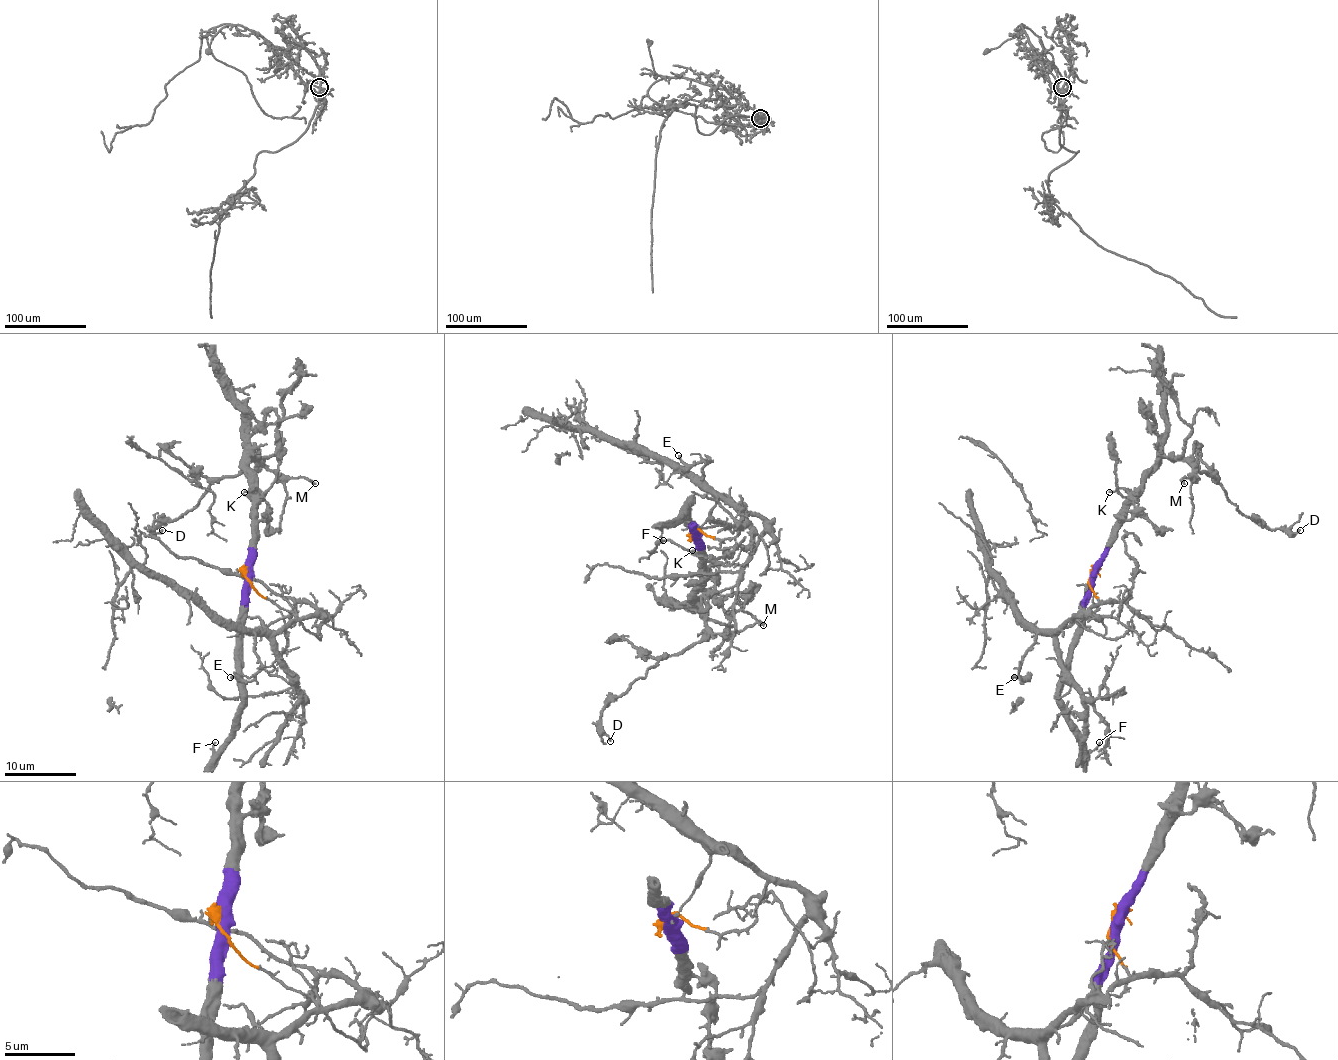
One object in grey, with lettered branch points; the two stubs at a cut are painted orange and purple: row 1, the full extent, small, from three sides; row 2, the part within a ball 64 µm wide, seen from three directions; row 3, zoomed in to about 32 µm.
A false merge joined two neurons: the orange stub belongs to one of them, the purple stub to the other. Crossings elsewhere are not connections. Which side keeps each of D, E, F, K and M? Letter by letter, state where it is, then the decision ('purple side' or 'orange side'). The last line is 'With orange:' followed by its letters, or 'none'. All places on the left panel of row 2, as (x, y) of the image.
D: (162, 530) | purple side
E: (230, 677) | orange side
F: (215, 742) | purple side
K: (244, 492) | purple side
M: (315, 483) | purple side
With orange: E

